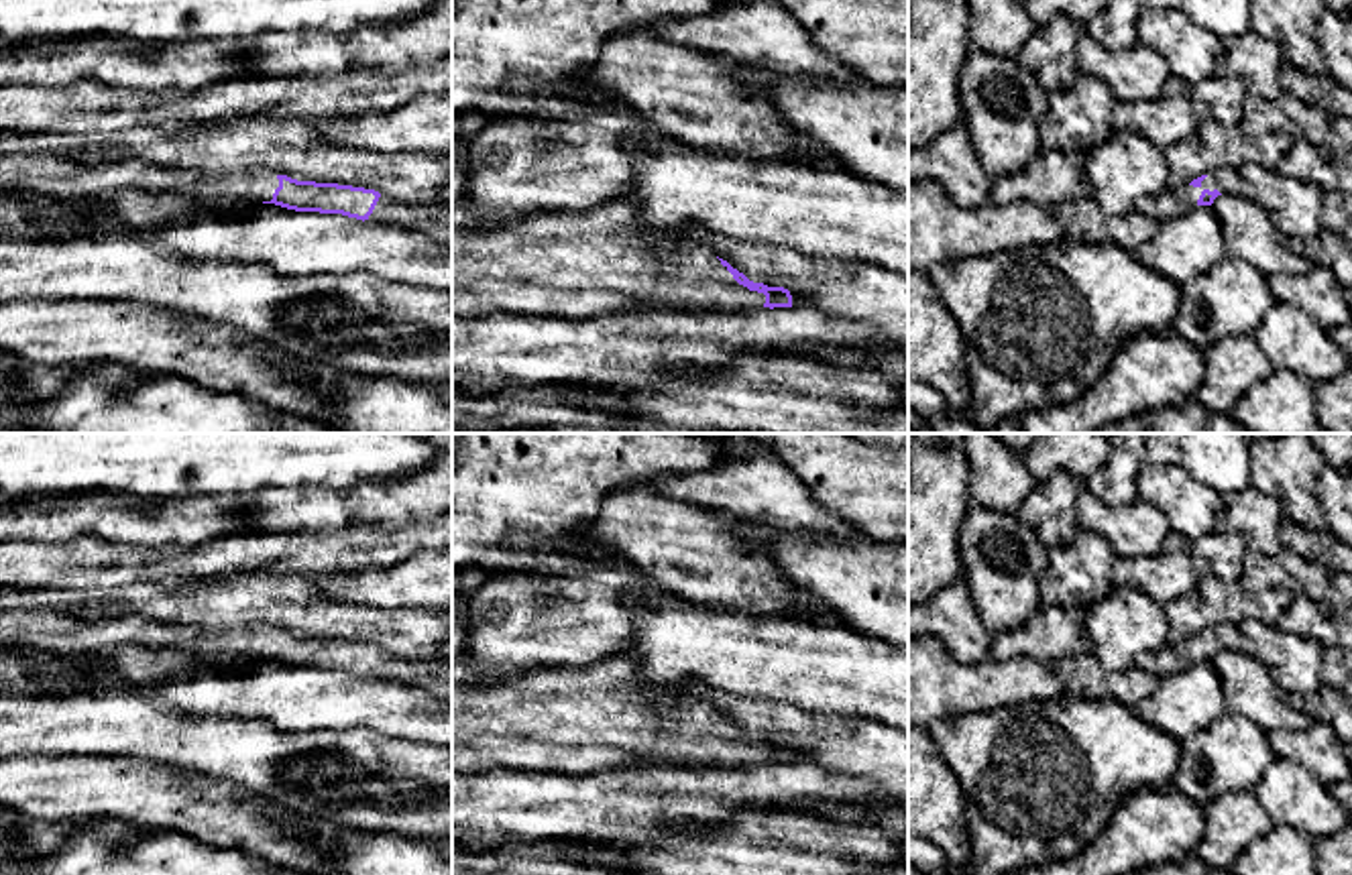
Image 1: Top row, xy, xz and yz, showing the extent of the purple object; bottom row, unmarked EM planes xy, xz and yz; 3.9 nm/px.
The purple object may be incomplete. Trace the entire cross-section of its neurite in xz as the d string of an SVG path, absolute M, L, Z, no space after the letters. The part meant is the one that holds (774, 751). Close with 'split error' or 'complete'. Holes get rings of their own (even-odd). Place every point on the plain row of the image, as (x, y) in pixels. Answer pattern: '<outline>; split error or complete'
M623 655L584 667L550 667L481 682L462 659L452 661L452 773L493 769L584 775L629 765L751 769L792 763L784 743L749 737L682 684L639 676Z; split error

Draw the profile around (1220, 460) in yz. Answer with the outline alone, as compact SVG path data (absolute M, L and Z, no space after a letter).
M1181 433L1181 466L1220 497L1250 486L1246 433Z

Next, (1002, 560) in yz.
M969 505L959 533L961 580L988 633L1024 625L1040 600L1049 549L1016 513Z

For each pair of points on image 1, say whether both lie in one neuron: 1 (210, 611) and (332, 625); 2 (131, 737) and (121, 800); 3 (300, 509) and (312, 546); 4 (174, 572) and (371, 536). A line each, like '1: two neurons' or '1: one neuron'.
1: one neuron
2: two neurons
3: two neurons
4: one neuron

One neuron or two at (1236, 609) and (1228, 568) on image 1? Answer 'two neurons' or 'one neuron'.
two neurons

